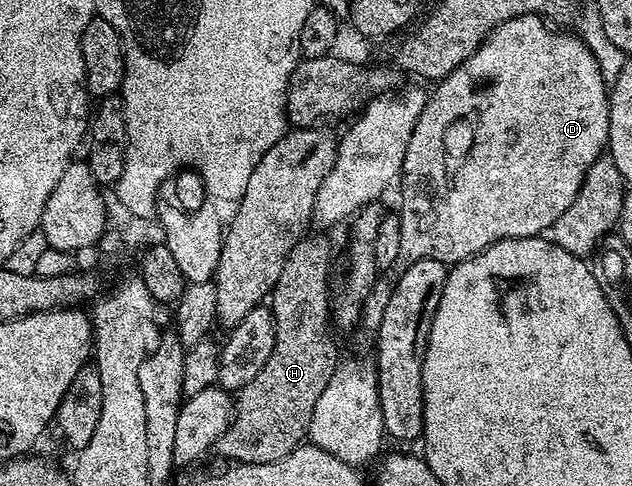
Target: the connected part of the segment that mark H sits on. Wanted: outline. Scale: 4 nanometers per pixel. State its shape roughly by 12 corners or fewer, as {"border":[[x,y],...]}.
{"border":[[308,233],[268,297],[276,347],[216,453],[276,463],[340,364],[332,247]]}

